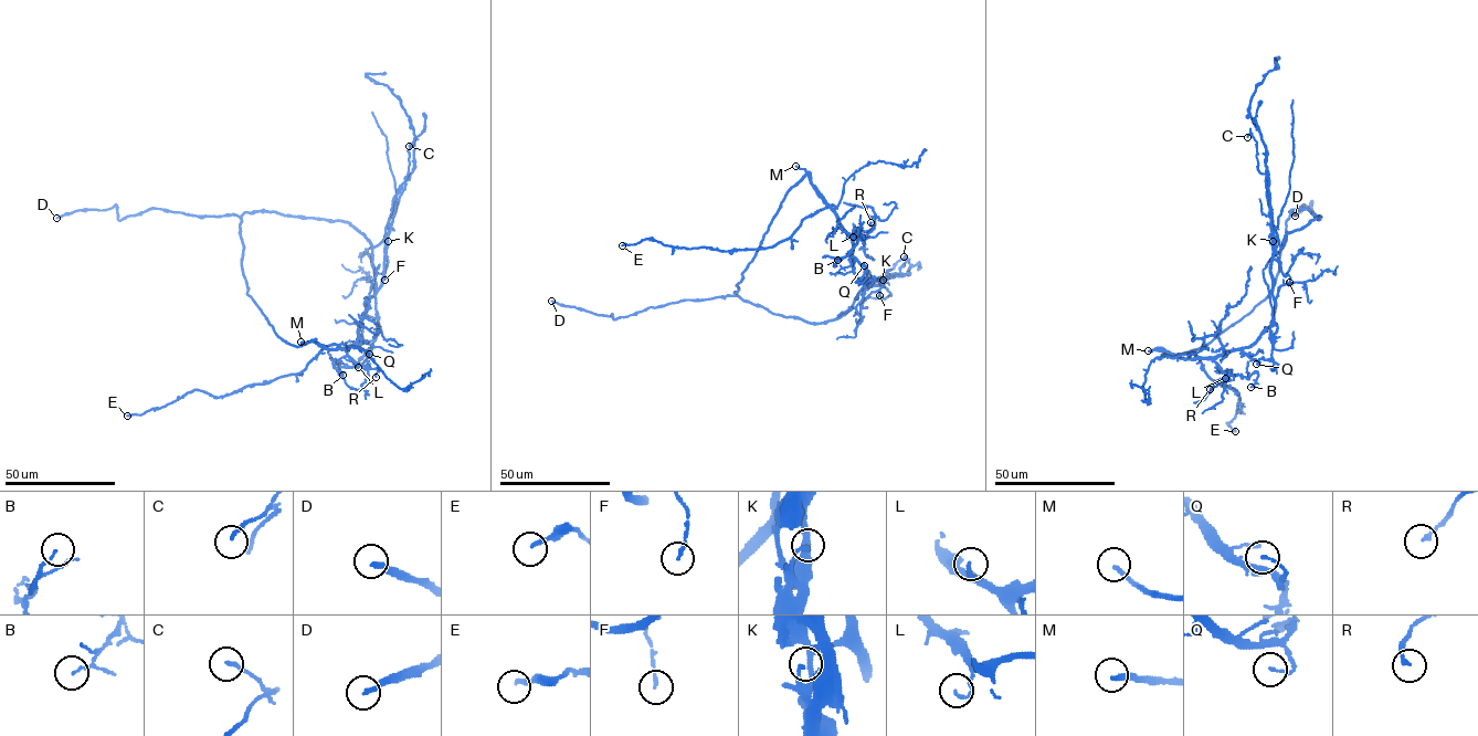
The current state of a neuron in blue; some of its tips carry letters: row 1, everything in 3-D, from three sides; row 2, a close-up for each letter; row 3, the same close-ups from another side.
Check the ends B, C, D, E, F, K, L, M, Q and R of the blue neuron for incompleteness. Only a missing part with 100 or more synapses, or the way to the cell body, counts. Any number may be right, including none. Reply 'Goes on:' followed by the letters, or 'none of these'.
Goes on: D, M

